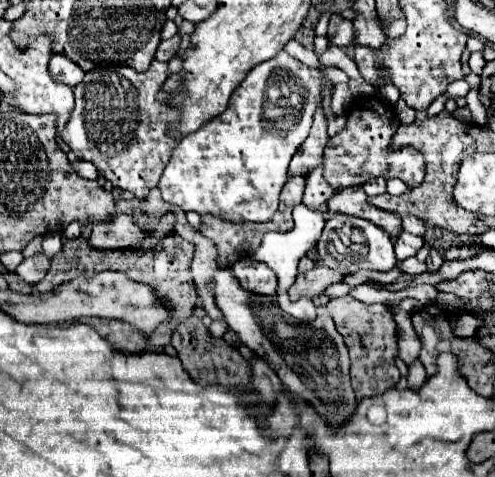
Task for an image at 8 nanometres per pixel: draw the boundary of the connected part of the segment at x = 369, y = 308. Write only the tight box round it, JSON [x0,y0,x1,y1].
[327,296,401,400]

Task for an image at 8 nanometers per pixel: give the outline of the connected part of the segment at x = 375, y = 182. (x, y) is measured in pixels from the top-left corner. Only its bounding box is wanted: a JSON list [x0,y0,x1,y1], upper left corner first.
[363,178,385,196]

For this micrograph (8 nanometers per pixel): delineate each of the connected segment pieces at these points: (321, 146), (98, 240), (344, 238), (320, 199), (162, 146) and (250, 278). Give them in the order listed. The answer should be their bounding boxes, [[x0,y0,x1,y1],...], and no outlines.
[[289,106,329,176],[87,214,143,250],[317,214,397,274],[303,164,335,212],[63,60,181,200],[231,258,277,296]]

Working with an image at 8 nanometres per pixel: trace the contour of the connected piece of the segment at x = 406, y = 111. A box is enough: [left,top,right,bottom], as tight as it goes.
[395,100,415,124]

